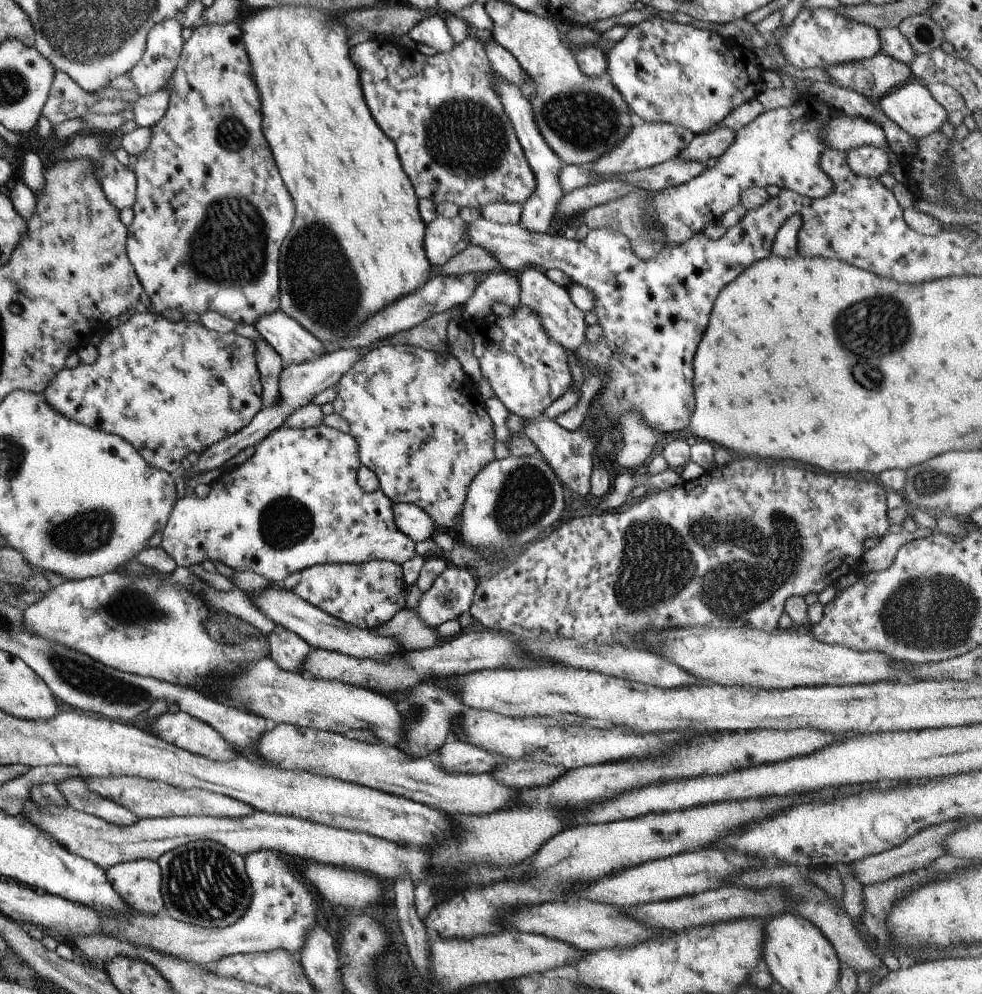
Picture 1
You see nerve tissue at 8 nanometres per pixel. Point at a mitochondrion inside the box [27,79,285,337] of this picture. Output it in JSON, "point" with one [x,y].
{"point":[230,248]}

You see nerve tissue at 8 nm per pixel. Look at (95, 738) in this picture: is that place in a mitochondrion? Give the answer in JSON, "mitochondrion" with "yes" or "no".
{"mitochondrion":"no"}

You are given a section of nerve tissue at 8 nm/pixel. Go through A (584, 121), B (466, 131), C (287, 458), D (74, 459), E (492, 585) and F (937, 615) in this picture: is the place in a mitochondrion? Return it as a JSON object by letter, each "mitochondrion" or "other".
{"A":"mitochondrion","B":"mitochondrion","C":"other","D":"other","E":"other","F":"mitochondrion"}

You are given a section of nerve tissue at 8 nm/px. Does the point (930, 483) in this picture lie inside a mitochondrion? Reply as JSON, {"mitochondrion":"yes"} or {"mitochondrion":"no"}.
{"mitochondrion":"yes"}

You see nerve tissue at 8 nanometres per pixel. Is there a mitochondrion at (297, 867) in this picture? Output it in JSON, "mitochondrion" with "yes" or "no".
{"mitochondrion":"no"}

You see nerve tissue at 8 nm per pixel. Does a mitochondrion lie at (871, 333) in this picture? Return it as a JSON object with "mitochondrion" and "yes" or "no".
{"mitochondrion":"yes"}

